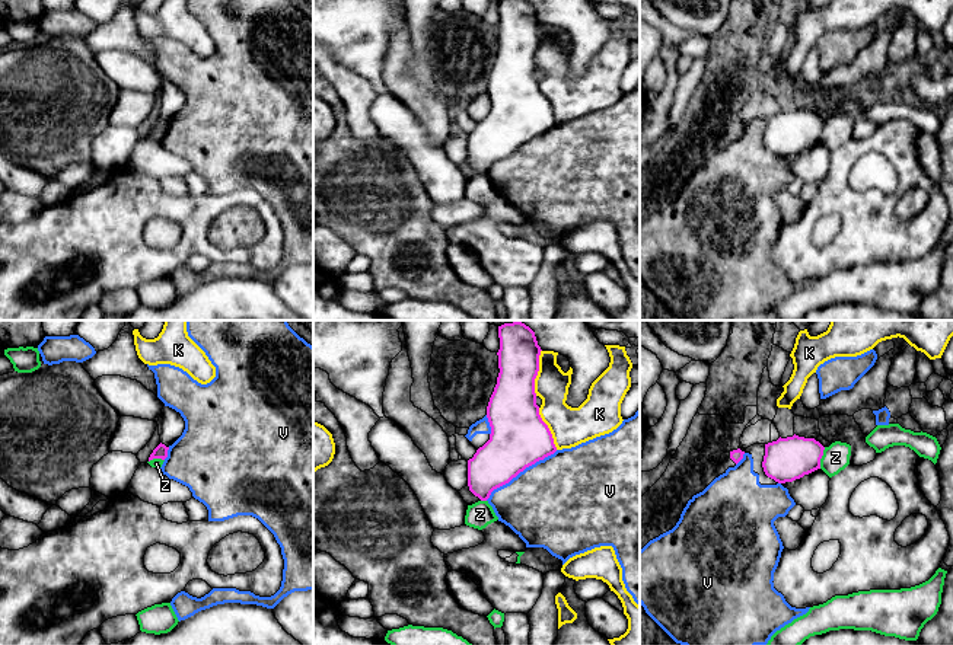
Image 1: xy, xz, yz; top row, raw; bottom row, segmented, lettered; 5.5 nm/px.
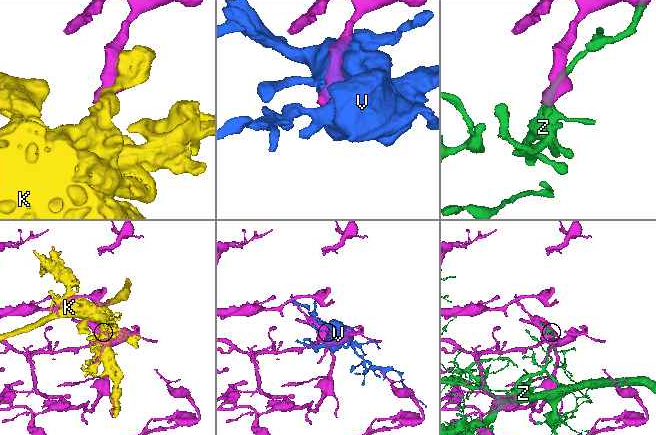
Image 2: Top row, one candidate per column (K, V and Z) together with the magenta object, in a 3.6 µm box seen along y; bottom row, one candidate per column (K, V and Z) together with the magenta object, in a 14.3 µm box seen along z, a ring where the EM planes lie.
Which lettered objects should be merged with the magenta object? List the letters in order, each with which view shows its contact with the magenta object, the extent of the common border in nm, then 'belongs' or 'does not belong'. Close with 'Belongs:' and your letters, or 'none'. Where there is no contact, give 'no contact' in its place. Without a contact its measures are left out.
K: contact in xz; length 260 nm; does not belong
V: contact in xz; length 480 nm; does not belong
Z: contact in yz; length 120 nm; does not belong
Belongs: none

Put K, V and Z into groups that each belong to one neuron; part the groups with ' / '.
K / V / Z

